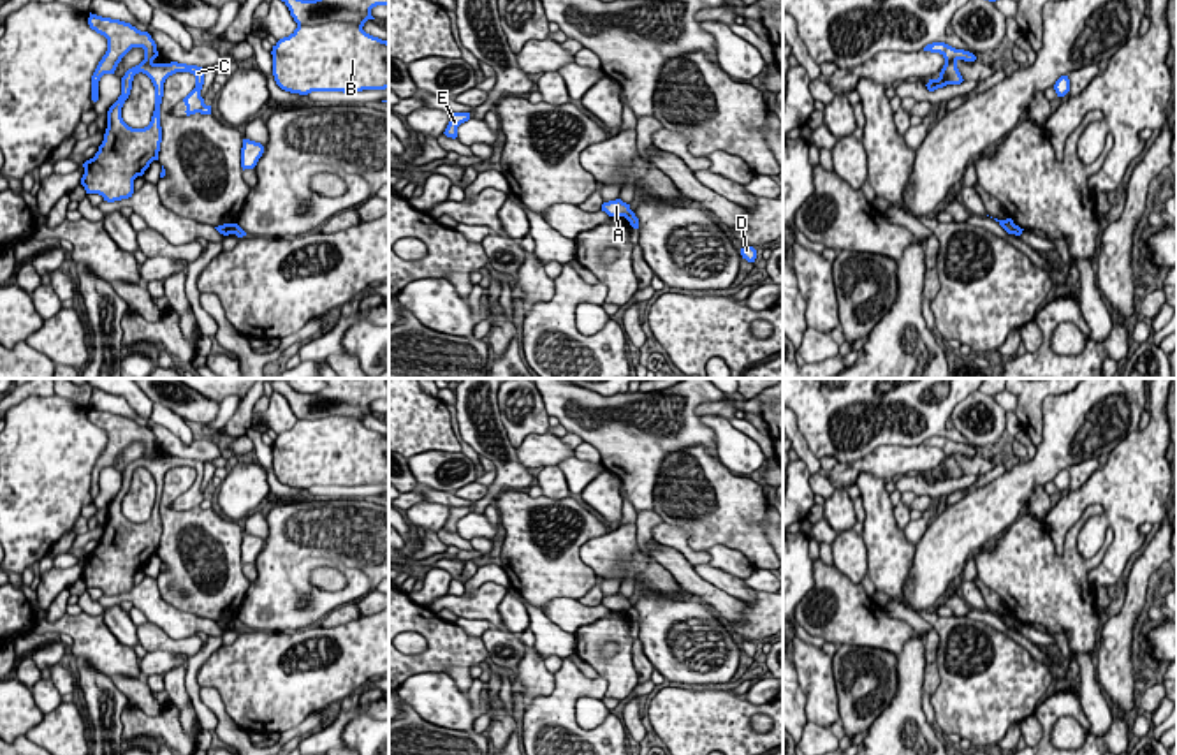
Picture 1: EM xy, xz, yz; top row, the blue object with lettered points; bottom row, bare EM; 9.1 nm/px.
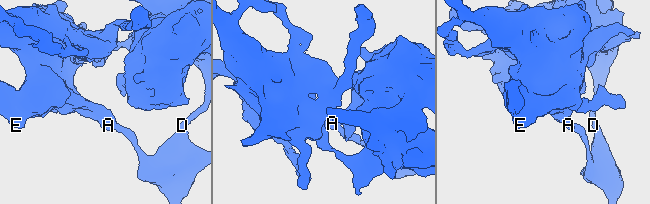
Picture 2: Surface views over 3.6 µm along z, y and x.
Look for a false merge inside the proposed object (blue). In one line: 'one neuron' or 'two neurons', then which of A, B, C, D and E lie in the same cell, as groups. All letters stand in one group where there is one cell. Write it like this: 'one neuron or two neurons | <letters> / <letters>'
two neurons | A C E / B D

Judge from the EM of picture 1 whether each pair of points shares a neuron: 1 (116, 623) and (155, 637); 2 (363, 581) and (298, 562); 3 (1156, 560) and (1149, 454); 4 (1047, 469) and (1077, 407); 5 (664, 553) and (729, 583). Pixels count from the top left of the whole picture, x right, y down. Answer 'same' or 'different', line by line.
1: different
2: same
3: different
4: same
5: same

